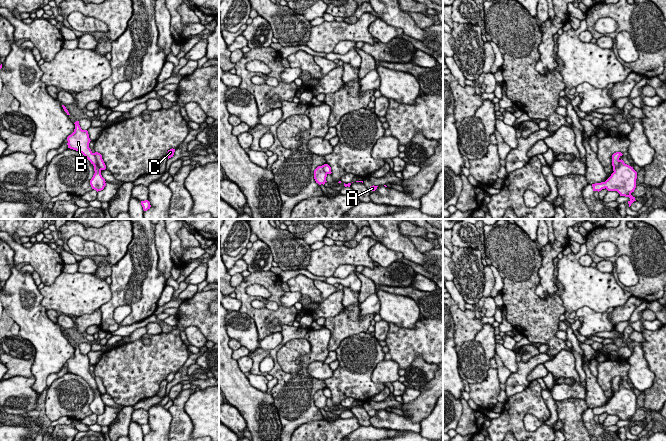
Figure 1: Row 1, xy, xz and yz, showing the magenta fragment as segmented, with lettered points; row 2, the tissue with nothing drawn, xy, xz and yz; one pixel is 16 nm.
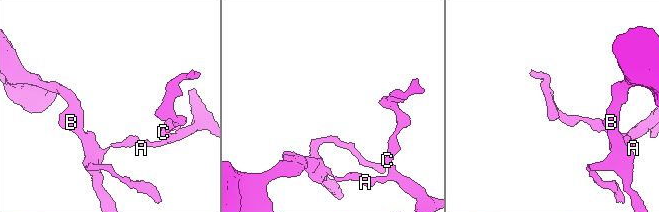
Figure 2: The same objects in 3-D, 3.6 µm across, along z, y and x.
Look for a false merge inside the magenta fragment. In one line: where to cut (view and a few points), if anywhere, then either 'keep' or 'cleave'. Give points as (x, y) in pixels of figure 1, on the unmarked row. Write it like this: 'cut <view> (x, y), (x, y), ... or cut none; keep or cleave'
cut xy (93, 377), (100, 394); cleave

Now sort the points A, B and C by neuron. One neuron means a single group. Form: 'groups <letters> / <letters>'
groups A C / B

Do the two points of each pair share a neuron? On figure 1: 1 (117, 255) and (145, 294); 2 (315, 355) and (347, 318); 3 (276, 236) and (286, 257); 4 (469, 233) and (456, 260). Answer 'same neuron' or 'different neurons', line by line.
1: different neurons
2: different neurons
3: same neuron
4: different neurons

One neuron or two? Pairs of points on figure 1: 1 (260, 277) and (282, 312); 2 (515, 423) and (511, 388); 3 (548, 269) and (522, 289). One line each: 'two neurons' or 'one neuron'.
1: one neuron
2: two neurons
3: two neurons

